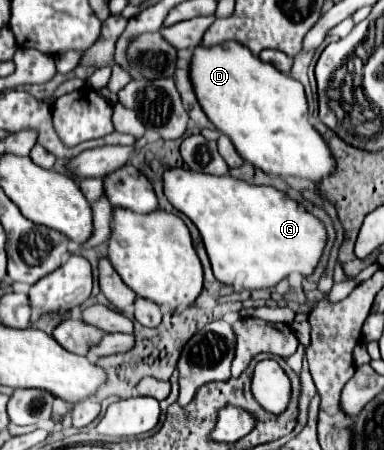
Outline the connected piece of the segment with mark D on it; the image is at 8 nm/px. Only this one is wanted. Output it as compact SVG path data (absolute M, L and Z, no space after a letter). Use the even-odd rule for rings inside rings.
M225 42L213 48L197 46L191 62L191 82L195 84L195 94L207 118L211 118L217 130L231 138L237 152L255 168L261 168L269 176L297 176L311 182L321 182L335 172L335 156L331 154L331 148L309 122L309 106L303 84L281 74L275 66L261 62L239 42Z

